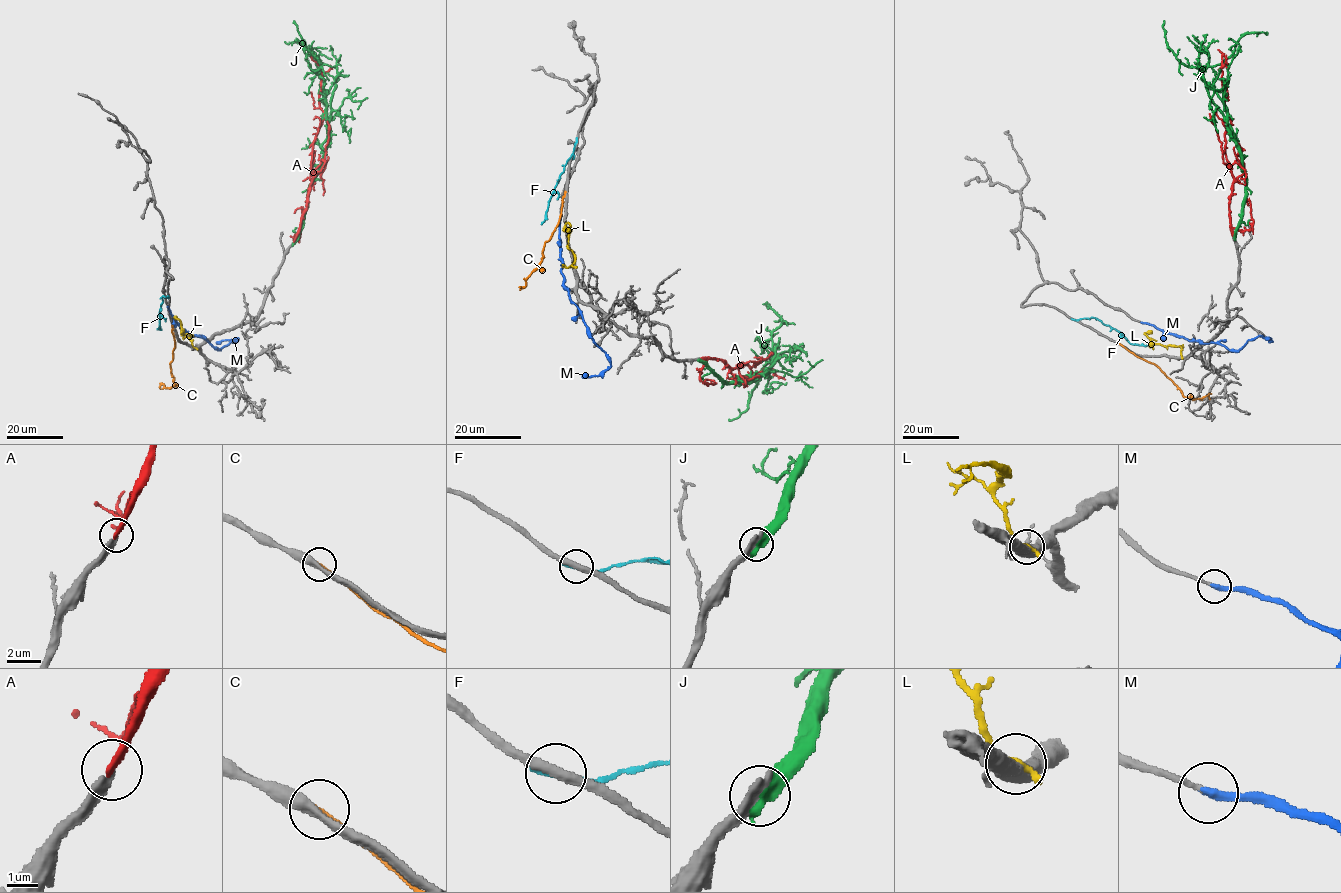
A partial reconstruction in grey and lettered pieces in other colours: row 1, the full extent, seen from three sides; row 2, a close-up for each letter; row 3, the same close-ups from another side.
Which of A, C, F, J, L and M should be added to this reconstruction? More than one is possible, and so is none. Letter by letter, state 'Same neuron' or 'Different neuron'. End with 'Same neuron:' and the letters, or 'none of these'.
A: Same neuron
C: Different neuron
F: Different neuron
J: Different neuron
L: Different neuron
M: Same neuron
Same neuron: A, M

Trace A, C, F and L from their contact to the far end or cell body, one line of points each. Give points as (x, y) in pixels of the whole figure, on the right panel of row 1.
A: (1233, 235), (1229, 203), (1234, 176), (1225, 154), (1225, 132), (1230, 121), (1221, 80), (1222, 53), (1218, 49)
C: (1120, 344), (1155, 364), (1183, 396), (1200, 399), (1208, 394), (1209, 399)
F: (1073, 319), (1094, 317), (1115, 329), (1131, 344), (1150, 346)
L: (1182, 357), (1178, 346), (1154, 344), (1145, 333), (1152, 332)

